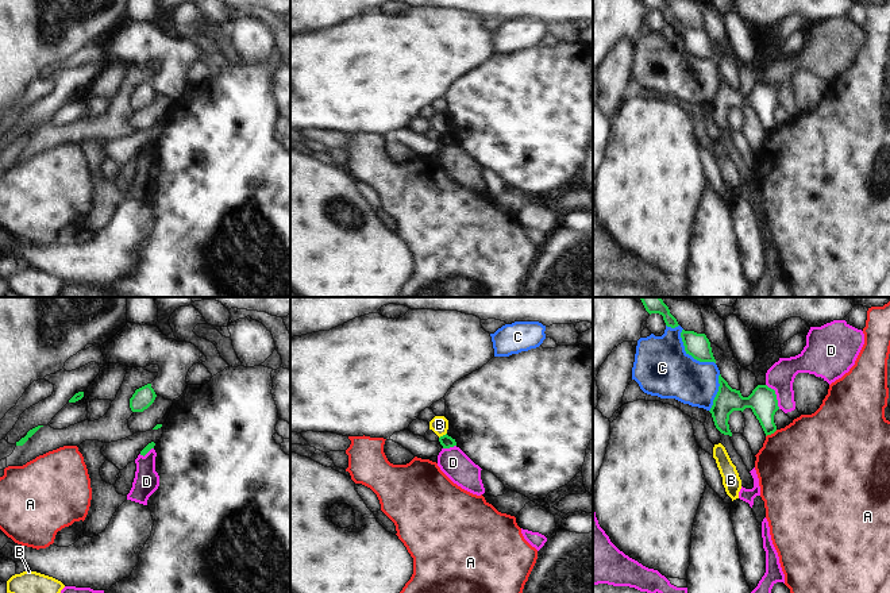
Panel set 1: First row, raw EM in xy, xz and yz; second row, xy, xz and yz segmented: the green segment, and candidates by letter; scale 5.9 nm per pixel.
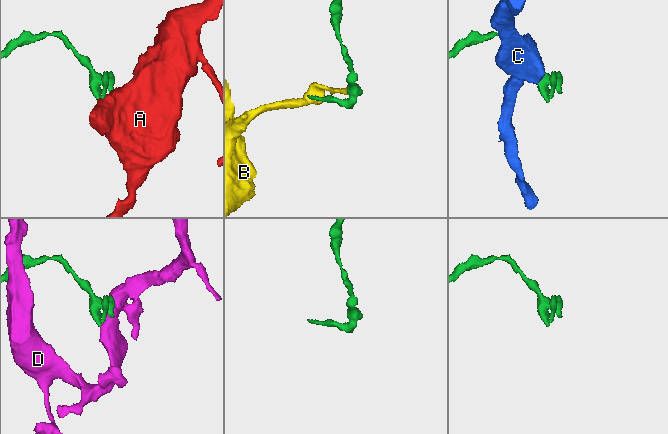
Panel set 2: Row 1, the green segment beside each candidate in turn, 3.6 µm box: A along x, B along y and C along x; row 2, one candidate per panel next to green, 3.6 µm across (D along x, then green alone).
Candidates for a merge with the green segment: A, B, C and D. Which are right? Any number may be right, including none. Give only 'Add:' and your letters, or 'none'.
Add: none

